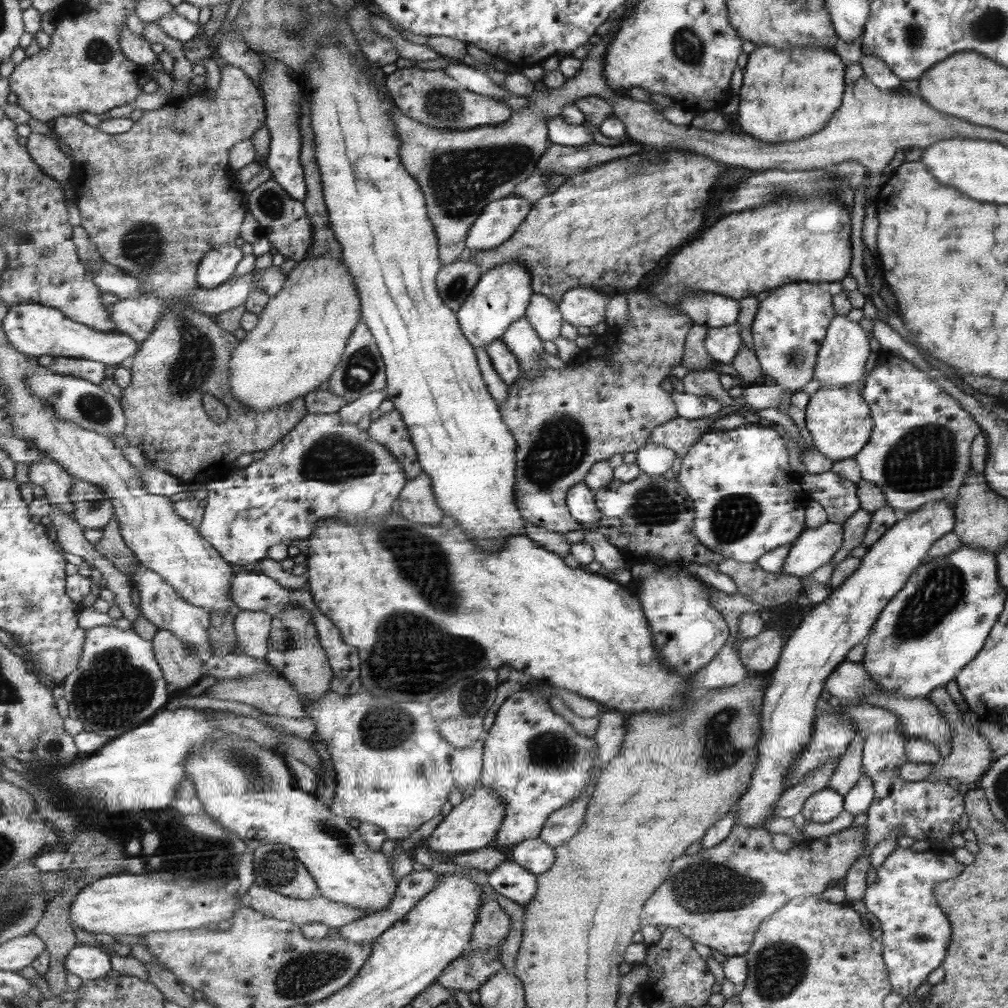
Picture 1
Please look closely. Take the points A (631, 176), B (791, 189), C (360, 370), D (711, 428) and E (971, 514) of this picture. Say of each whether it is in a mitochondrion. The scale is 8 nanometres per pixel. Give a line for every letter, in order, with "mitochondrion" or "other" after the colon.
A: mitochondrion
B: mitochondrion
C: mitochondrion
D: other
E: other

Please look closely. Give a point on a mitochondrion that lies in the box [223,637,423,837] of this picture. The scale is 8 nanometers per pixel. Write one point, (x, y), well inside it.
(386, 727)

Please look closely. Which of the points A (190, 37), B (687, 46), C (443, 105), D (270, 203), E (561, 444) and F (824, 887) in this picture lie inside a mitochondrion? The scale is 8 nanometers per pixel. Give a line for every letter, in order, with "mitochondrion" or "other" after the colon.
A: other
B: mitochondrion
C: mitochondrion
D: mitochondrion
E: mitochondrion
F: other

